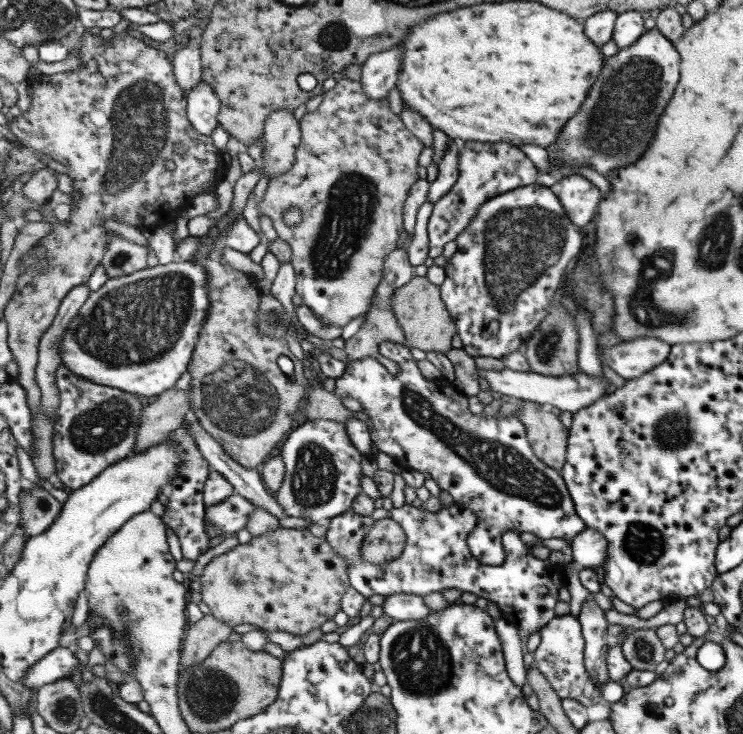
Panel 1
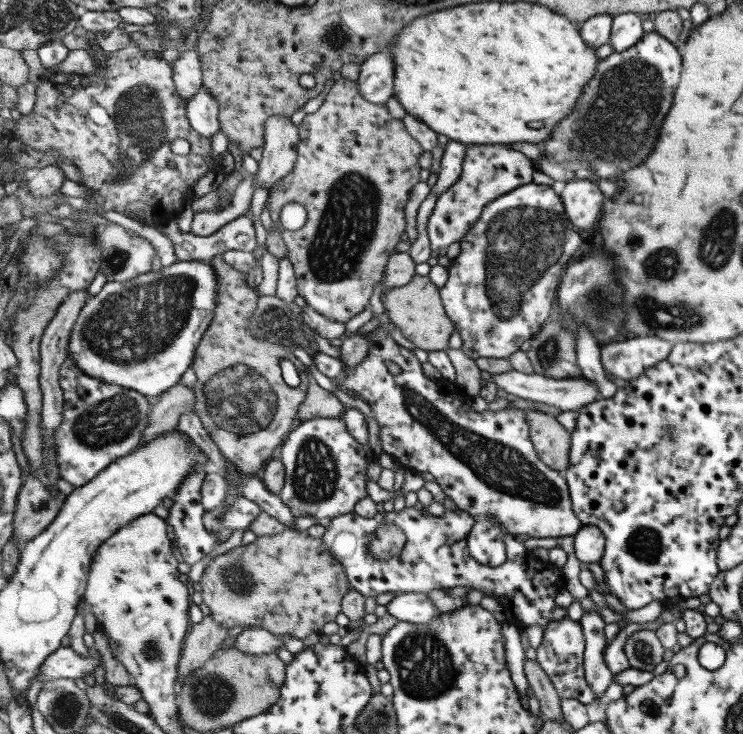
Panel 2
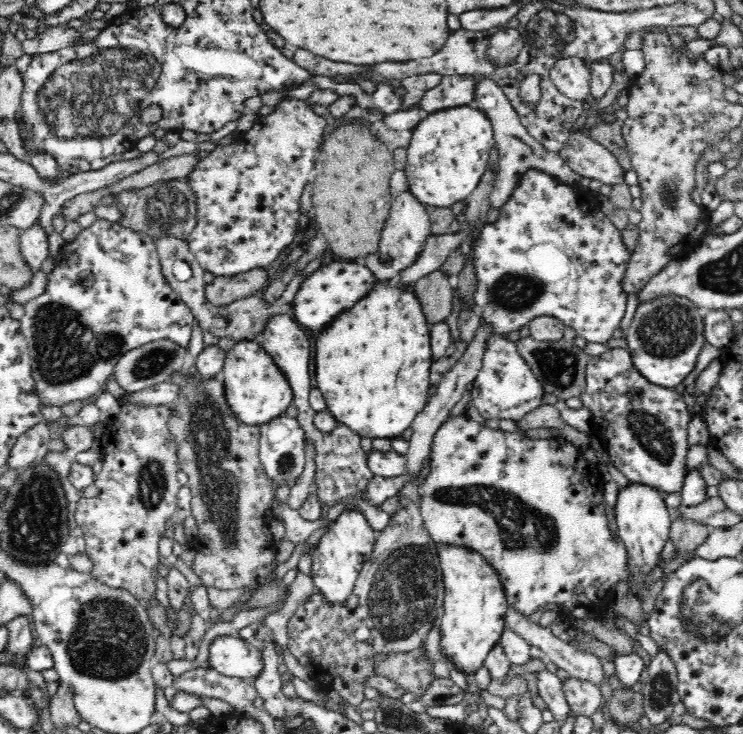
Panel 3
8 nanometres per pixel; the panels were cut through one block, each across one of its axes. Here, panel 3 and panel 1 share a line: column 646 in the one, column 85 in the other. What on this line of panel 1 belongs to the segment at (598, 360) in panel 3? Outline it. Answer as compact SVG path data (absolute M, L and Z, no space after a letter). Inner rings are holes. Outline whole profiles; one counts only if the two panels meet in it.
M64 364L57 369L57 386L61 391L58 423L53 426L55 478L72 492L86 487L106 468L131 455L138 440L147 398L121 388L103 386L75 375Z

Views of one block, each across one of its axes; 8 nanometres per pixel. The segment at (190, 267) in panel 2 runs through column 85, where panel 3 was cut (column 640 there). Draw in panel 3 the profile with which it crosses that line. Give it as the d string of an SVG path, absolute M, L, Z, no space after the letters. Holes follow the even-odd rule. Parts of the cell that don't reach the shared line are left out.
M661 296L637 306L624 338L640 374L652 384L675 387L694 370L704 346L703 312L684 297Z

